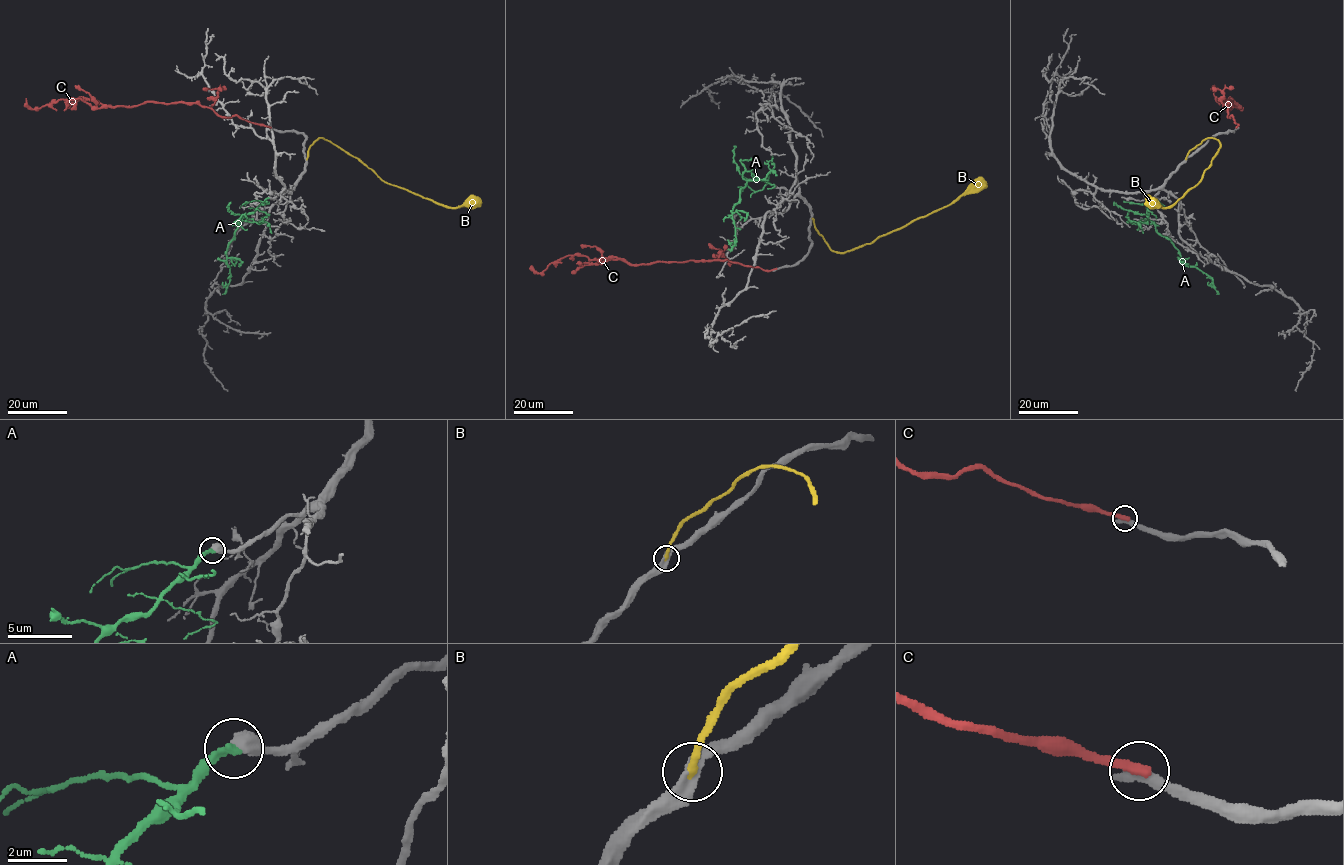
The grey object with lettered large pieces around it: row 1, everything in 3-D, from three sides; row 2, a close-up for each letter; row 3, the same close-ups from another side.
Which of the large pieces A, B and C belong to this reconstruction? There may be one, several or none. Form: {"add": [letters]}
{"add": ["A", "B"]}

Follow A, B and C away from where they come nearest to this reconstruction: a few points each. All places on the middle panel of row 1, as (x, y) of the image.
A: (773, 185), (762, 180), (749, 180), (740, 190), (740, 200), (732, 211), (735, 245), (731, 246), (728, 241)
B: (812, 218), (814, 227), (829, 247), (846, 252), (949, 205), (977, 181), (985, 180)
C: (775, 268), (762, 270), (724, 260), (629, 265), (615, 257), (589, 260), (567, 255), (537, 273), (531, 265)

